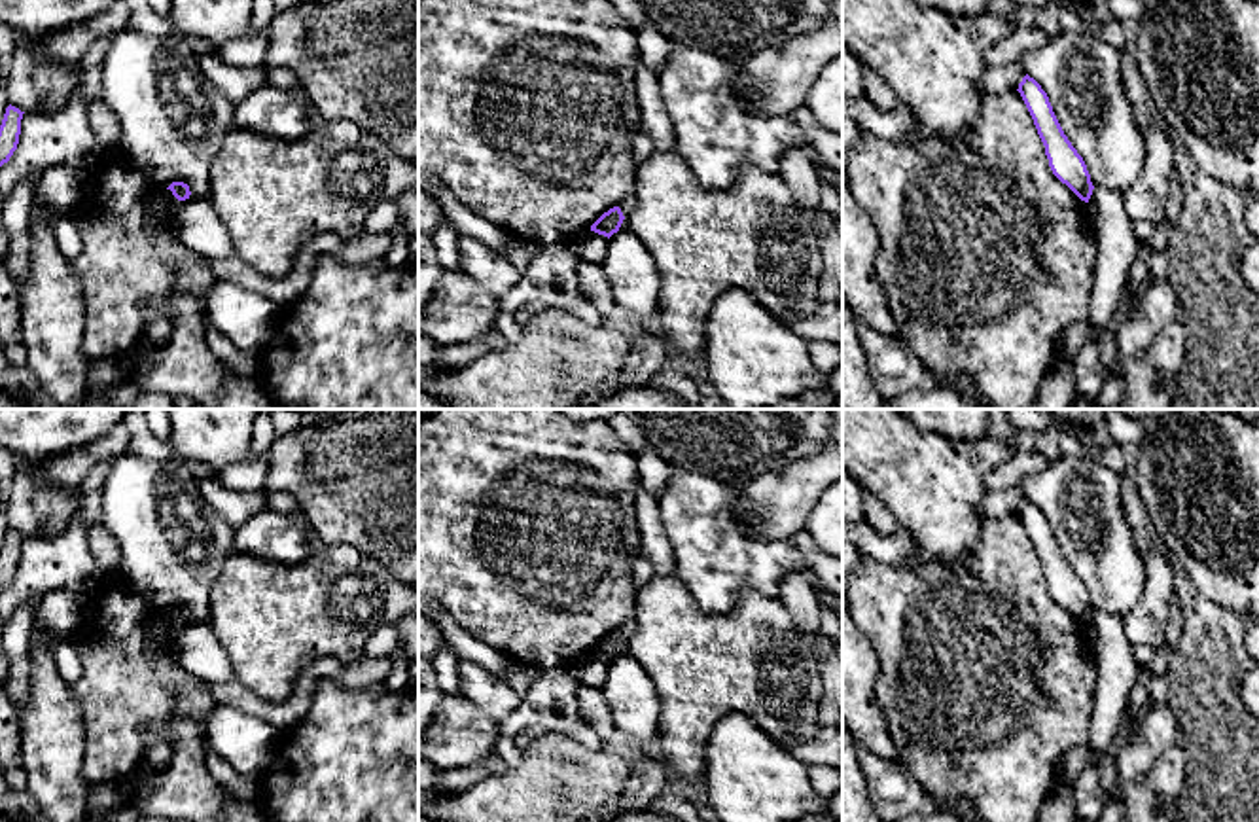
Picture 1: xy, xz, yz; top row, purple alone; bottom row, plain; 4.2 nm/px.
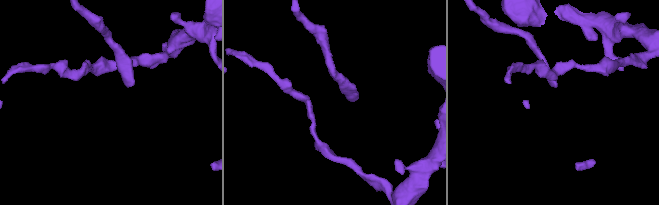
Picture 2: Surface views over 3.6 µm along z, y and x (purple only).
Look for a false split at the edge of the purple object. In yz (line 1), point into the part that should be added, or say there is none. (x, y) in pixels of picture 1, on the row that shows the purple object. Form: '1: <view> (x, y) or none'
1: none

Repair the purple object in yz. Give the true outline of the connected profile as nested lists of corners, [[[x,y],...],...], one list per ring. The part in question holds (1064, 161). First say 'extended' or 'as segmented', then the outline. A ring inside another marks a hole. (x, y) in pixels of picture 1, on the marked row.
as segmented; [[[1028,74],[1017,89],[1034,119],[1037,134],[1045,146],[1045,155],[1053,174],[1066,184],[1081,201],[1089,203],[1092,182],[1083,157],[1064,134],[1047,93]]]

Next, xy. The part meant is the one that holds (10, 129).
as segmented; [[[11,104],[6,108],[6,114],[0,125],[0,167],[8,163],[13,152],[17,150],[23,114],[25,112],[21,112]]]

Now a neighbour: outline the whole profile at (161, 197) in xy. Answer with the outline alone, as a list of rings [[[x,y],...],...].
[[[157,189],[153,193],[155,206],[161,208],[165,220],[174,220],[180,201],[172,195],[170,189]]]

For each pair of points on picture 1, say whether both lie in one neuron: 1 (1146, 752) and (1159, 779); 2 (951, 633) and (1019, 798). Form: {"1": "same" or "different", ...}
{"1": "different", "2": "same"}

